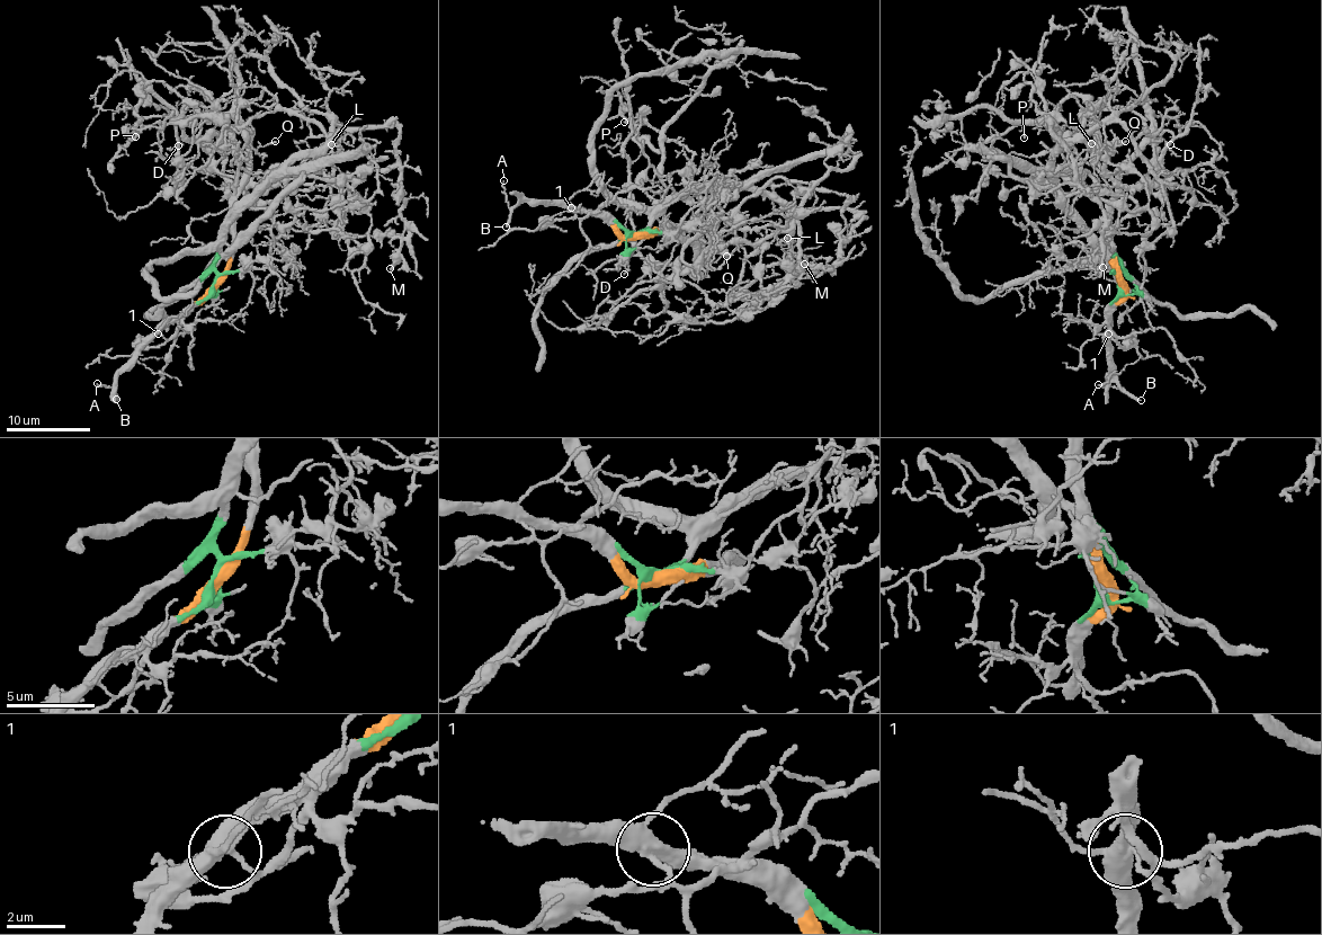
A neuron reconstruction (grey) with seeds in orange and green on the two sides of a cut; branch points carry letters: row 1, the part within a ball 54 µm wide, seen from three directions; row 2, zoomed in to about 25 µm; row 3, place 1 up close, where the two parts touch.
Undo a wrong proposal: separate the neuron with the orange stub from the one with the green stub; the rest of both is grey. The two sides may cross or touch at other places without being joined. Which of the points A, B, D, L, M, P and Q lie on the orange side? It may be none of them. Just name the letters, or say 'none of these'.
A, B, D, P

